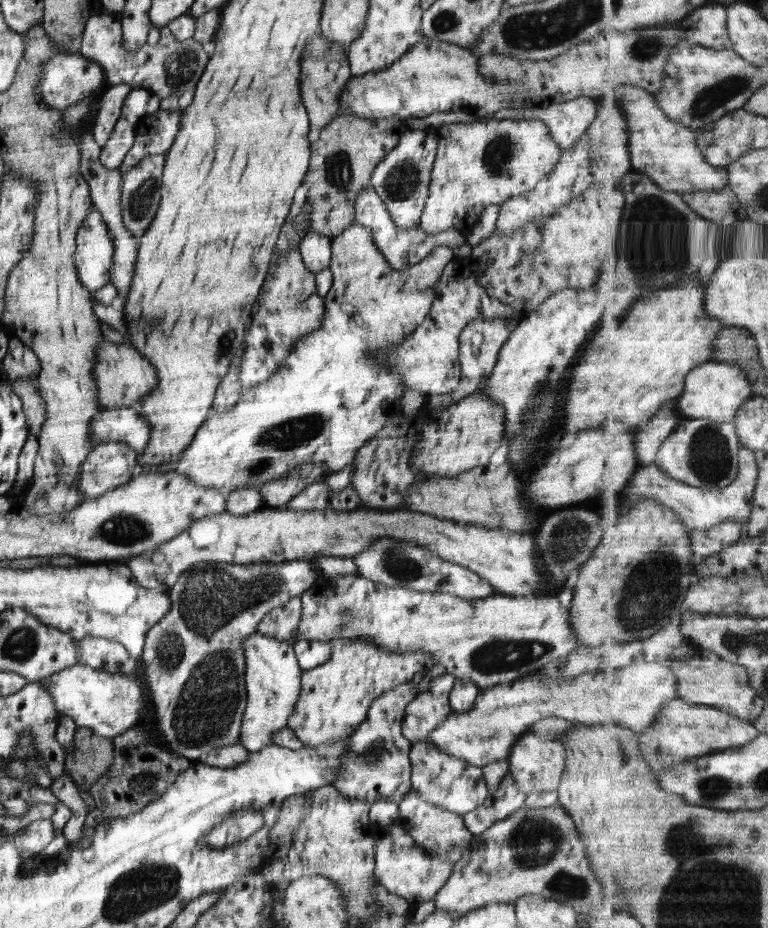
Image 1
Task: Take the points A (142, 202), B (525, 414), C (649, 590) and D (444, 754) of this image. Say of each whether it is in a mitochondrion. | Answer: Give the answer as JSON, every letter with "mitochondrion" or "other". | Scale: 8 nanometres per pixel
{"A":"mitochondrion","B":"mitochondrion","C":"mitochondrion","D":"other"}

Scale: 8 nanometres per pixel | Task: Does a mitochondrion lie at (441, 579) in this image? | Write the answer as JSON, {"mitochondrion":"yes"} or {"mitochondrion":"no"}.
{"mitochondrion":"yes"}

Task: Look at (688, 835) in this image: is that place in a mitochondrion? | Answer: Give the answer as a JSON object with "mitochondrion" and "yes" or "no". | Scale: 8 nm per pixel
{"mitochondrion":"yes"}

